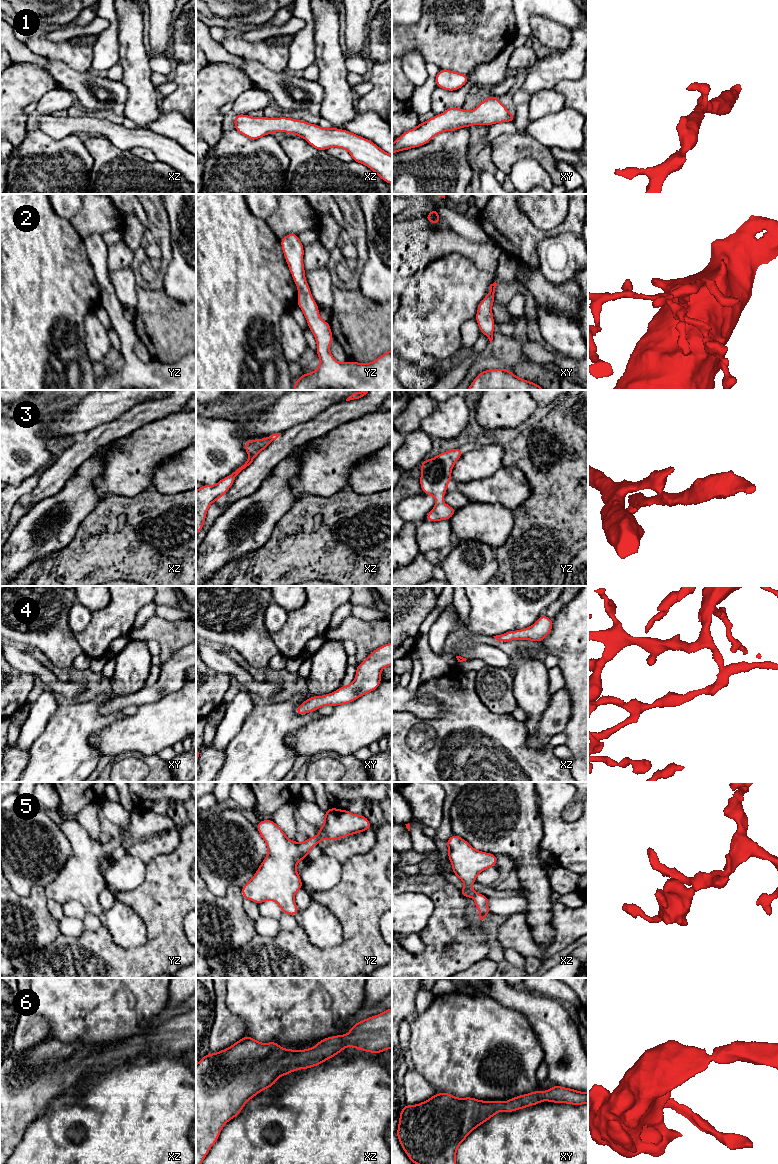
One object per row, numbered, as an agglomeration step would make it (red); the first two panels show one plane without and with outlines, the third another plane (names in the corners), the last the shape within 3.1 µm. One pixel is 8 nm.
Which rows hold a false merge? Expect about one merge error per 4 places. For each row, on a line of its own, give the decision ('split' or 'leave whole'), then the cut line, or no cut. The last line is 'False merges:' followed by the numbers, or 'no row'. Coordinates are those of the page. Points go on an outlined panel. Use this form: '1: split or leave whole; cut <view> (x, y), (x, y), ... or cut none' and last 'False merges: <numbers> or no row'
1: leave whole; cut none
2: leave whole; cut none
3: leave whole; cut none
4: leave whole; cut none
5: leave whole; cut none
6: leave whole; cut none
False merges: no row

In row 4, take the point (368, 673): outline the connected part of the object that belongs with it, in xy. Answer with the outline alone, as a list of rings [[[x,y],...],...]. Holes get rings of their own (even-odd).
[[[392,642],[375,649],[362,663],[358,664],[356,677],[350,685],[341,686],[336,691],[323,696],[307,698],[296,708],[296,714],[304,715],[323,706],[338,706],[355,701],[379,687],[382,681],[381,671],[390,665],[392,665]]]

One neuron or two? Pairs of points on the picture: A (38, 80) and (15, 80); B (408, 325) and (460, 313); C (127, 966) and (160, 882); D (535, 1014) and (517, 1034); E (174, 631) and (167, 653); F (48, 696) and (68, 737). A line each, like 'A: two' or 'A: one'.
A: one
B: one
C: one
D: two
E: one
F: two

